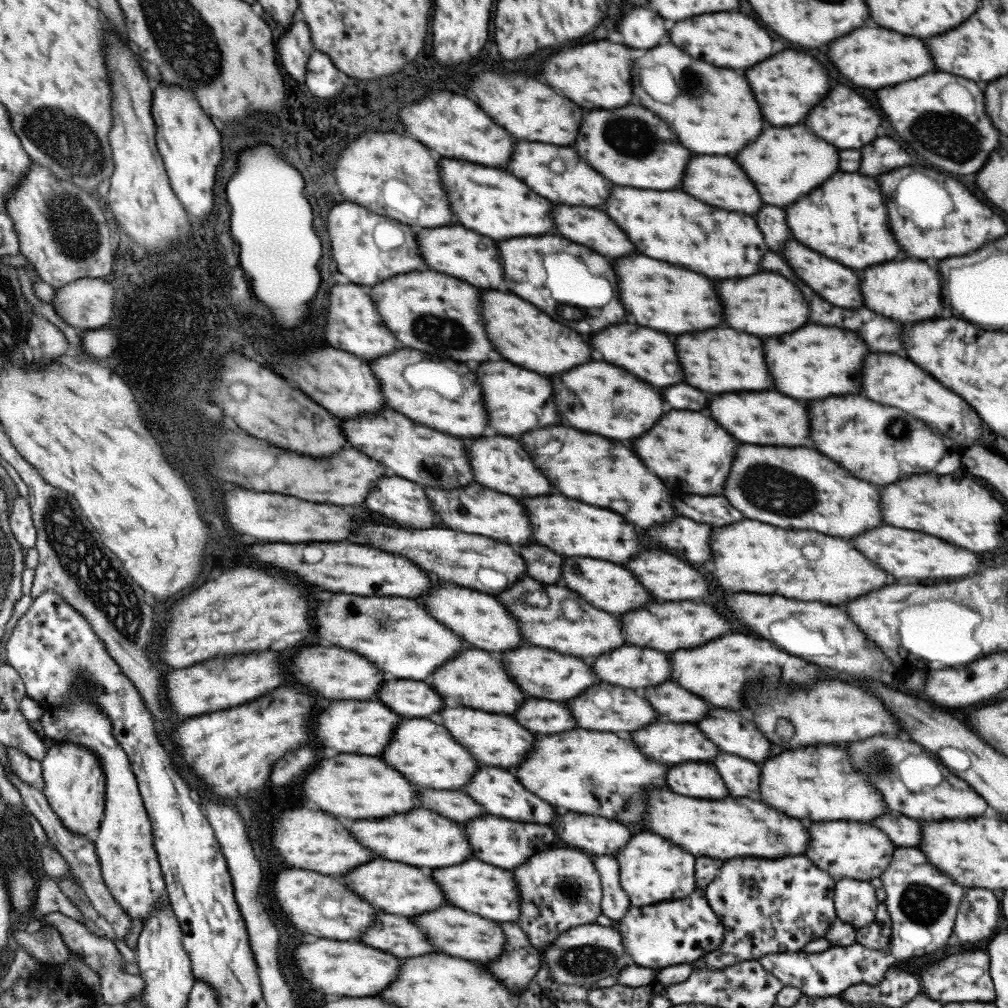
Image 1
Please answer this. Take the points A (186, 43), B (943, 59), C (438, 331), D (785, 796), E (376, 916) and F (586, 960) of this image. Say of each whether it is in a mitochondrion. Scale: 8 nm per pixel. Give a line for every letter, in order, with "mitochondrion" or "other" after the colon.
A: mitochondrion
B: other
C: mitochondrion
D: other
E: other
F: mitochondrion

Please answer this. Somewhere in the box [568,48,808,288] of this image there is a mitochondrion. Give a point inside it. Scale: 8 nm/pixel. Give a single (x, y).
(609, 131)

